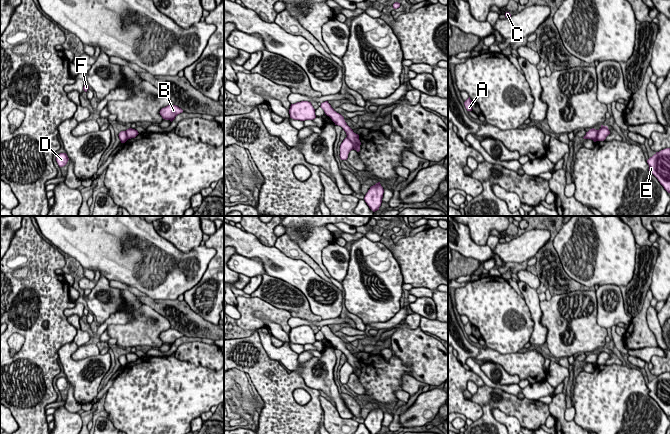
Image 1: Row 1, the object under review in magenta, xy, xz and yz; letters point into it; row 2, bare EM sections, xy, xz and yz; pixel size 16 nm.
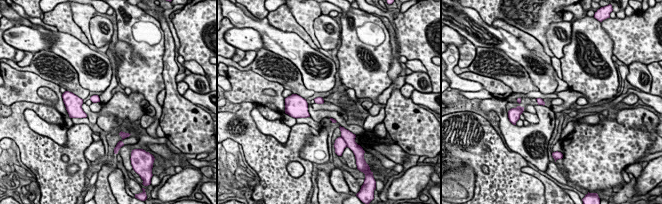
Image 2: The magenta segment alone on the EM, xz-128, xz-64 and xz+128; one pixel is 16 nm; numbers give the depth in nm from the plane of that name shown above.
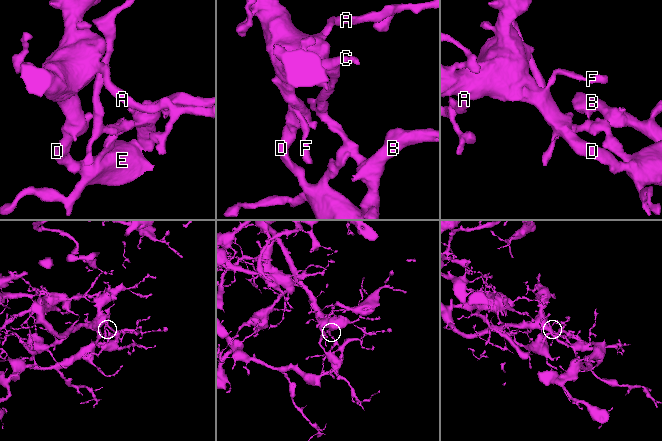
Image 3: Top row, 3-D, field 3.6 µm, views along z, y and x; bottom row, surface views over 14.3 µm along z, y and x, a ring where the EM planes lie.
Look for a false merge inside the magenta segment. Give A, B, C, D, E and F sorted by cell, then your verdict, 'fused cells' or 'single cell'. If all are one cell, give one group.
groups A D E F / B C; fused cells

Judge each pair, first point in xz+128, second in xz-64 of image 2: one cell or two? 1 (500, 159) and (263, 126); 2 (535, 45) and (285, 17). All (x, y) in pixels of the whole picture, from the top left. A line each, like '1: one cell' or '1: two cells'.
1: two cells
2: one cell

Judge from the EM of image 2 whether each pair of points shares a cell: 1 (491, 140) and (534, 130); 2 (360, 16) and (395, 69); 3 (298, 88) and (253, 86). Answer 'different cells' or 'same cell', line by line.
1: different cells
2: different cells
3: different cells

